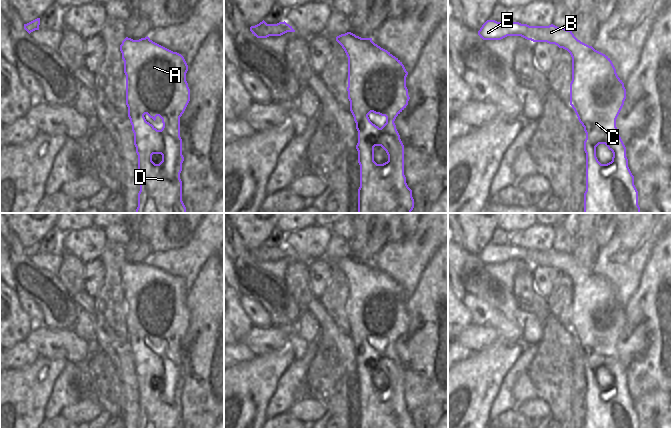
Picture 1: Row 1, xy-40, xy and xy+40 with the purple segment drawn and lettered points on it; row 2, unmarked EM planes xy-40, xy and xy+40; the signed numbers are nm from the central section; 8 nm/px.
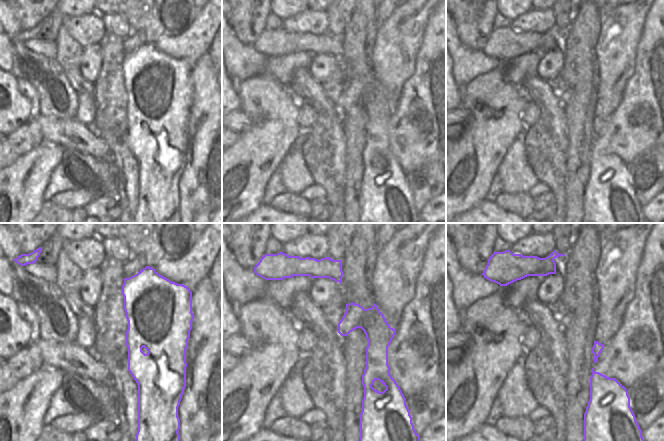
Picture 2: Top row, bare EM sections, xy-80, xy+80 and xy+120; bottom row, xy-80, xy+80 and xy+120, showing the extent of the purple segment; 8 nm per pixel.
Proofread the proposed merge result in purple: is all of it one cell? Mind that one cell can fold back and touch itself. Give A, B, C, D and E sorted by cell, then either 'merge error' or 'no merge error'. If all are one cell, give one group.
groups A C D / B E; merge error

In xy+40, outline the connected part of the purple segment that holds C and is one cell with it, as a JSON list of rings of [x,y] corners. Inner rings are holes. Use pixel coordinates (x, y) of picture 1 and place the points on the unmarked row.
[[[577,262],[572,267],[563,266],[559,272],[567,274],[572,281],[572,305],[570,329],[584,351],[586,363],[586,415],[584,428],[638,428],[638,415],[634,400],[628,391],[626,371],[618,357],[616,343],[626,323],[624,307],[608,280],[595,274]],[[605,368],[612,375],[612,385],[601,388],[596,381],[596,371]]]

